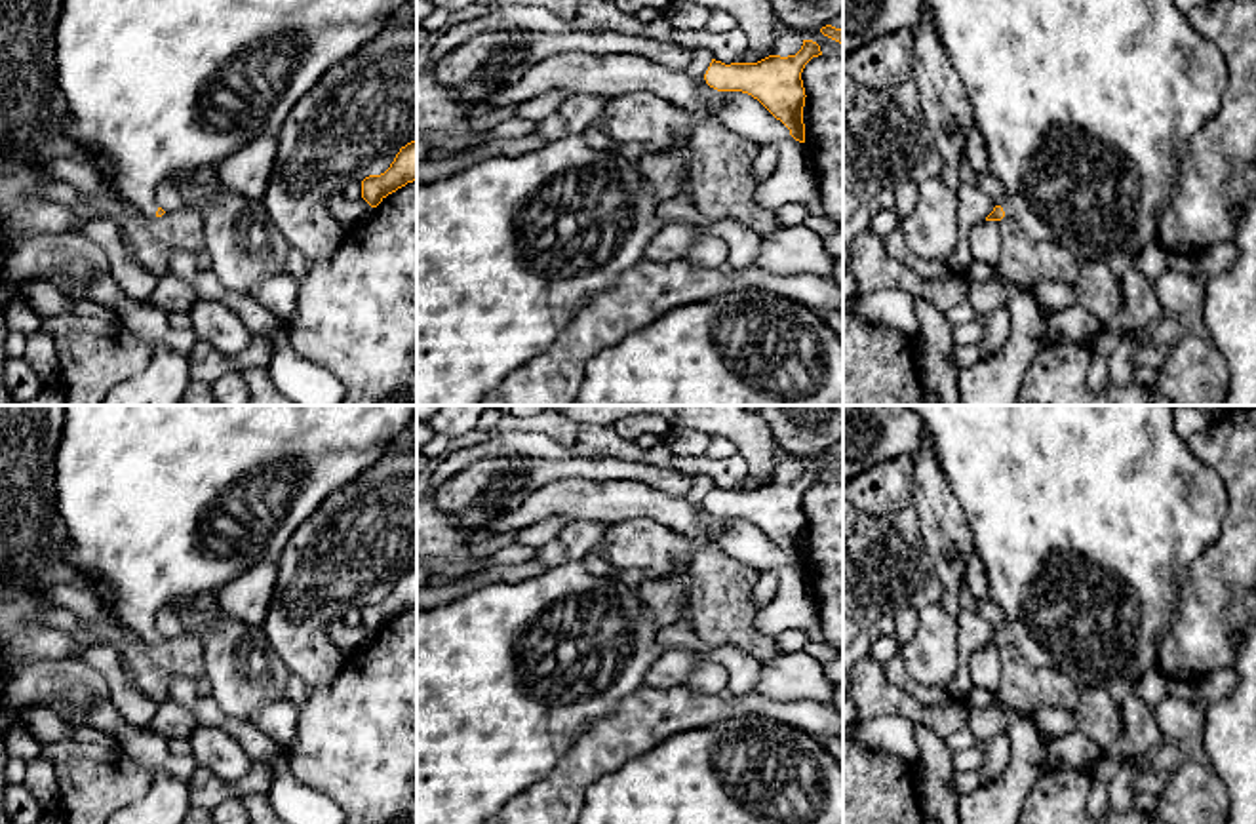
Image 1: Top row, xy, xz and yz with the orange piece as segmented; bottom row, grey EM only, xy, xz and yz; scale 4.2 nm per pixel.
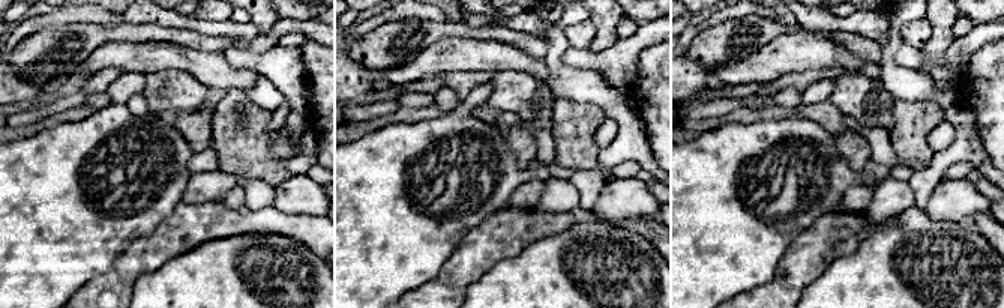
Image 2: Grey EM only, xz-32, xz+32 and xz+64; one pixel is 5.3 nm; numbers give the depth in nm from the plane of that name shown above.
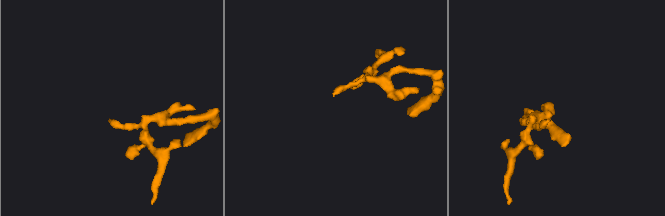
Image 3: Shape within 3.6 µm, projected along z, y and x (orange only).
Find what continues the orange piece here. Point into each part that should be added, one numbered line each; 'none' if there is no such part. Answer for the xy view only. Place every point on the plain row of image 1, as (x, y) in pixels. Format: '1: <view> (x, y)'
1: xy (164, 503)

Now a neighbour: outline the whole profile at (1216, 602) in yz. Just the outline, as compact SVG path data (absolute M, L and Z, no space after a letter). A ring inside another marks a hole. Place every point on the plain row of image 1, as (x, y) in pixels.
M1233 405L1186 441L1220 476L1229 499L1222 533L1187 569L1174 624L1159 645L1159 668L1168 679L1195 683L1233 666L1241 636L1256 618L1256 405Z

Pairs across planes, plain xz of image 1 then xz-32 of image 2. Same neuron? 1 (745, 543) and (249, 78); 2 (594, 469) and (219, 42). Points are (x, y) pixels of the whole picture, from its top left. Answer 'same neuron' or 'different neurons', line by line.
1: different neurons
2: same neuron

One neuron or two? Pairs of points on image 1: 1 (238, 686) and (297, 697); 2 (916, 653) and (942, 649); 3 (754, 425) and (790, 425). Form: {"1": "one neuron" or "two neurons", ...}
{"1": "two neurons", "2": "one neuron", "3": "two neurons"}

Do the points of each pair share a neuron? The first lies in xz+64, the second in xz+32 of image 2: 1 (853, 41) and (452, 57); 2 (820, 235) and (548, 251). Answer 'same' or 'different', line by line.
1: different
2: different

